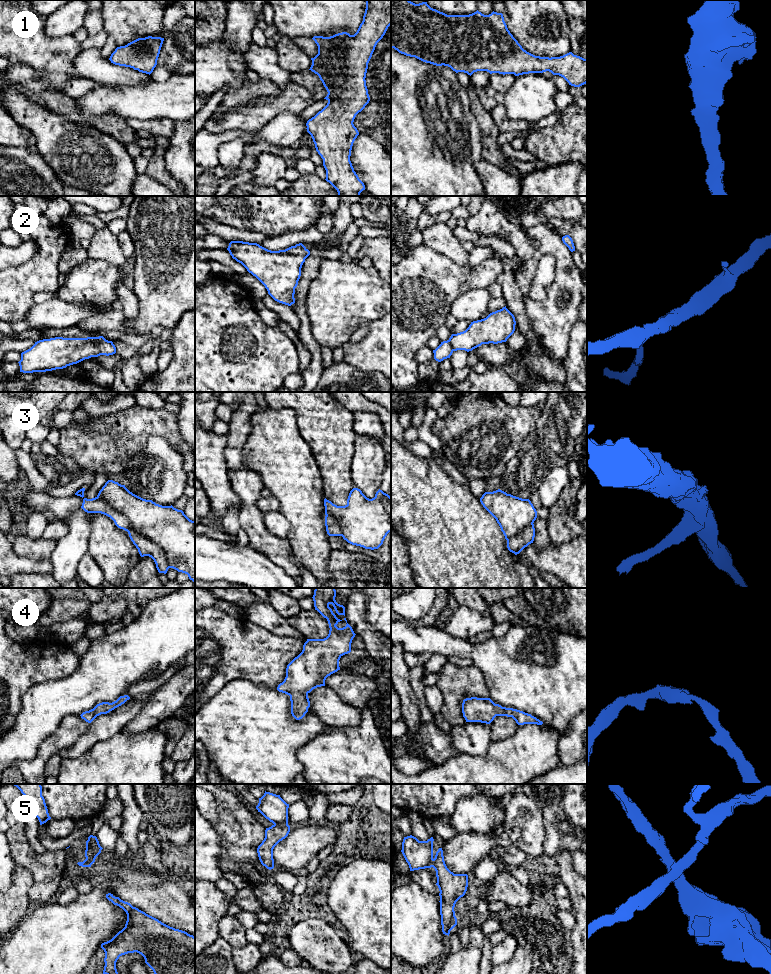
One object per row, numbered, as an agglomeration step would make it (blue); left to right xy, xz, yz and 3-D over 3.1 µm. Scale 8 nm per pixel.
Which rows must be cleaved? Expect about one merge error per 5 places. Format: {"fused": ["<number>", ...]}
{"fused": ["3", "5"]}

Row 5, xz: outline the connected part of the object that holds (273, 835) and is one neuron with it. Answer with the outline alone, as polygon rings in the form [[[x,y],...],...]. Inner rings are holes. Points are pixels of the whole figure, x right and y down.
[[[272,825],[265,830],[265,838],[257,848],[259,860],[263,866],[271,870],[274,868],[273,849],[290,832],[289,825]]]

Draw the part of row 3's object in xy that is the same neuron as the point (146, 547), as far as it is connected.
[[[98,496],[92,499],[84,498],[81,508],[87,513],[101,513],[110,517],[118,528],[128,532],[141,557],[151,557],[156,564],[158,572],[167,573],[170,567],[165,551],[155,542],[137,533],[132,528],[130,521],[122,513],[111,507],[104,499]]]

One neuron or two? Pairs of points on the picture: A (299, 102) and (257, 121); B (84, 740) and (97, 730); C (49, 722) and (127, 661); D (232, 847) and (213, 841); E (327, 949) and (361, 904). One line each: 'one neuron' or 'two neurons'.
A: one neuron
B: one neuron
C: one neuron
D: two neurons
E: two neurons

